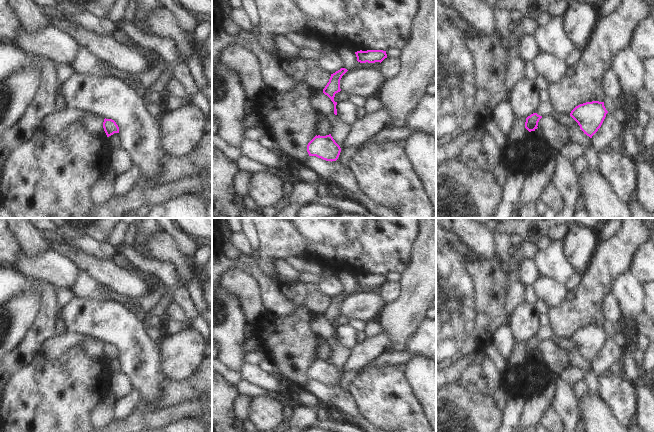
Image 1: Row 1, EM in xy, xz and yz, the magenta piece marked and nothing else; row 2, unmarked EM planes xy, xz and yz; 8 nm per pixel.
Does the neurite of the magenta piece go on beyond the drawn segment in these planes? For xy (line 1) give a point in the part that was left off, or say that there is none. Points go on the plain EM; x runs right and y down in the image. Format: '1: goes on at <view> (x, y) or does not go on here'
1: does not go on here

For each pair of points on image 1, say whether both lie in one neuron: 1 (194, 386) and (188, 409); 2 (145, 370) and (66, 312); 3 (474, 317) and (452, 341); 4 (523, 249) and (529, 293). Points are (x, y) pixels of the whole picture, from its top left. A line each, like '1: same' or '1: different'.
1: different
2: same
3: same
4: different

